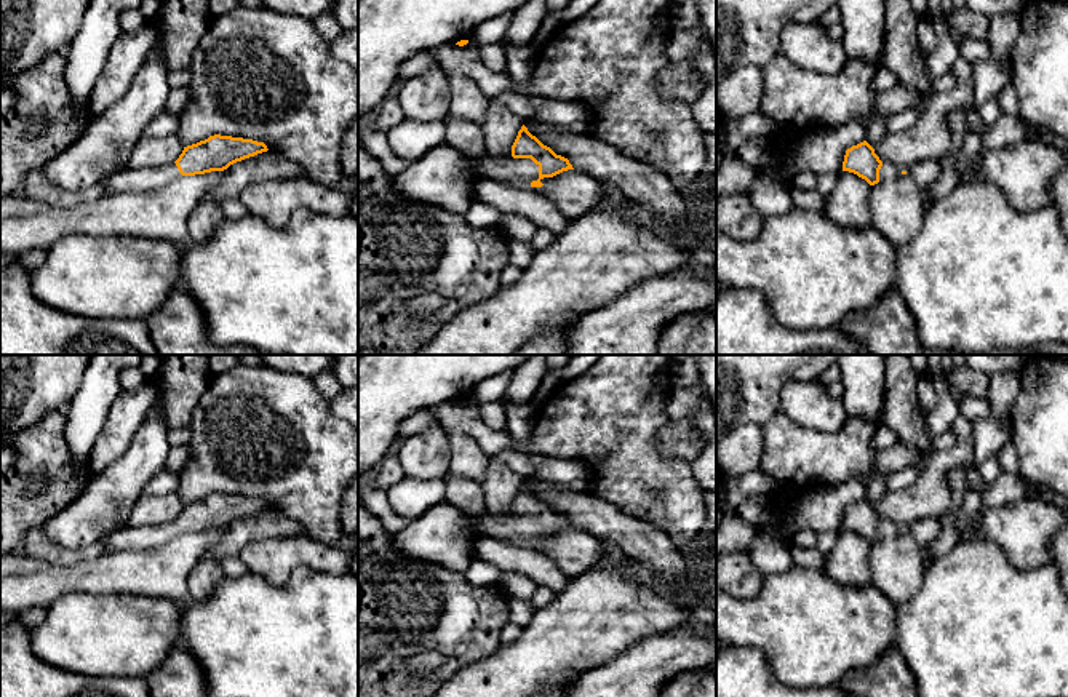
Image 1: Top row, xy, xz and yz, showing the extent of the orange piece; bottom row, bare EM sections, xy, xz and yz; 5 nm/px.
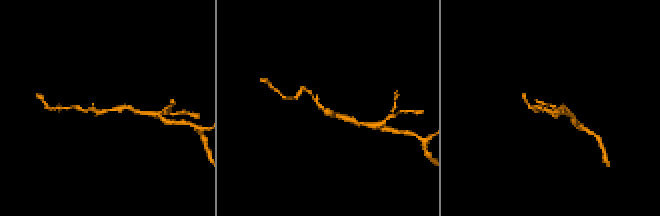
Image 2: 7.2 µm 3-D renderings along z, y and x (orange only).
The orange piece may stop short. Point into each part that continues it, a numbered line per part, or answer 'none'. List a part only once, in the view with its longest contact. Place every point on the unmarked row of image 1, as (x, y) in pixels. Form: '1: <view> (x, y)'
1: xz (515, 528)

